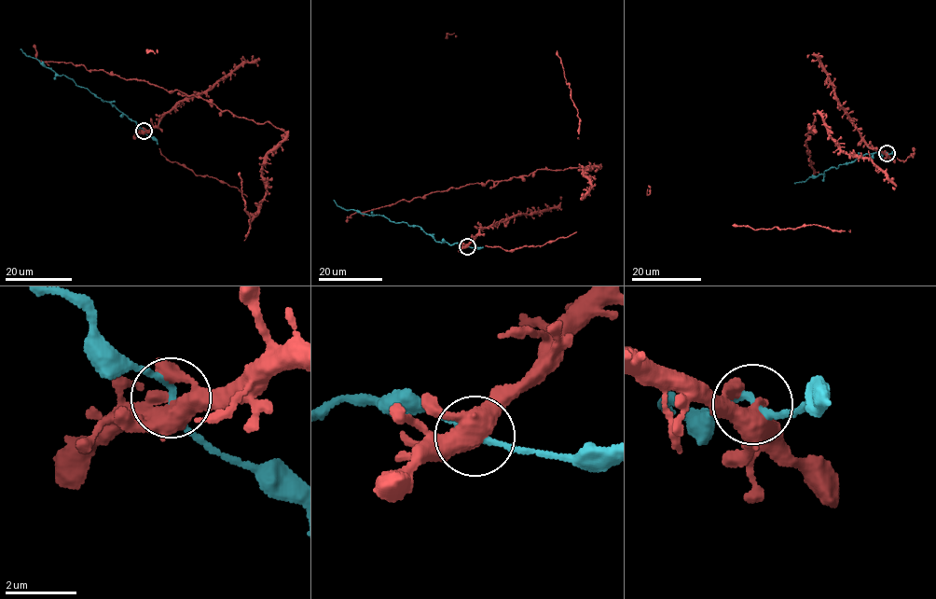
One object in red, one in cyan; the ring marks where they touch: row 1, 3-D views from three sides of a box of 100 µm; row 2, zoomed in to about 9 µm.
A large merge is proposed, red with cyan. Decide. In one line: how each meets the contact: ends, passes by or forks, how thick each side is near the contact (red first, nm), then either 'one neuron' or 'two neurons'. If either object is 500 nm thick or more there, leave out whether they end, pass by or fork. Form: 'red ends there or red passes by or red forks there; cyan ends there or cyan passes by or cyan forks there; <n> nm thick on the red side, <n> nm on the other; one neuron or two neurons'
red forks there; cyan passes by; 400 nm thick on the red side, 200 nm on the other; one neuron

